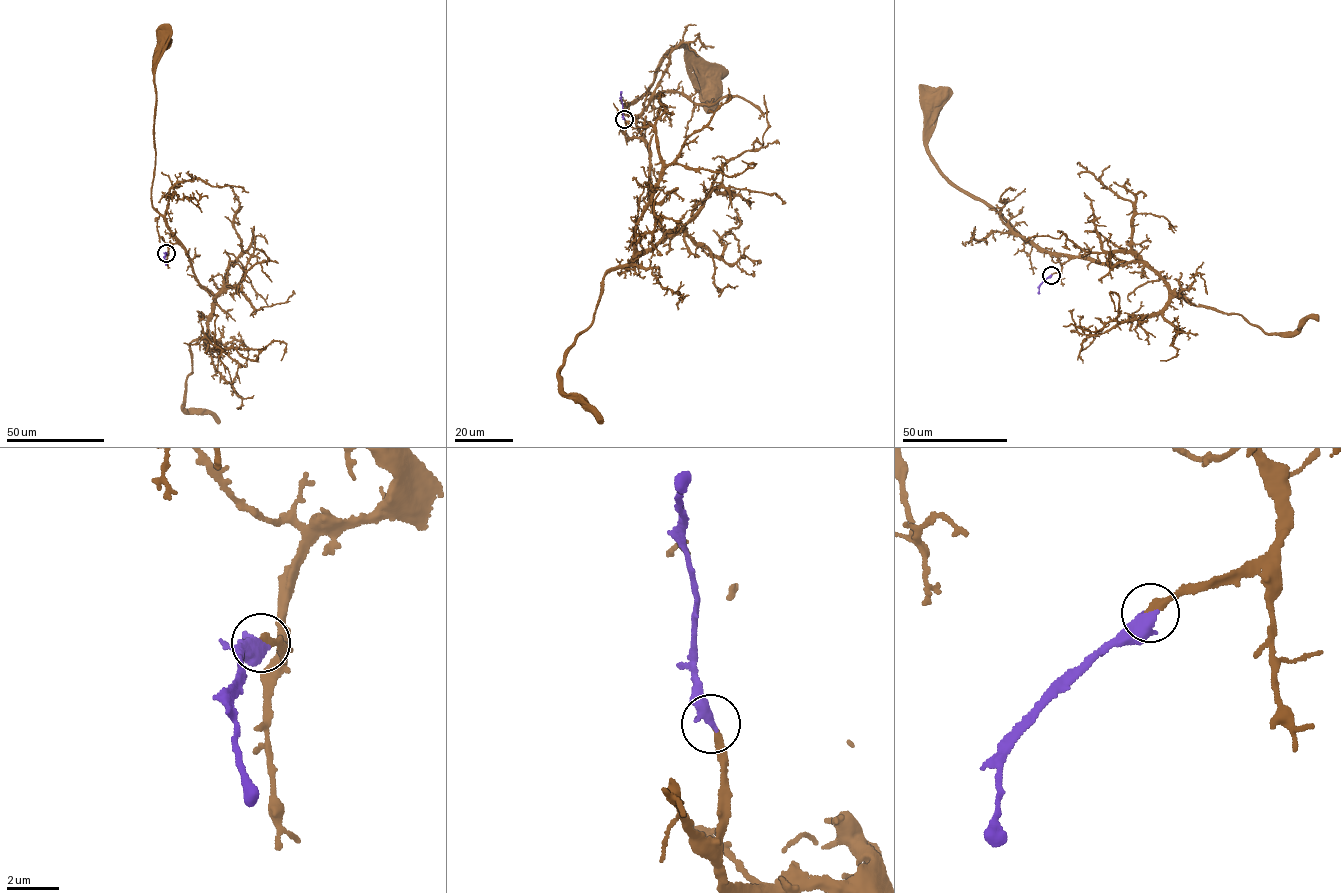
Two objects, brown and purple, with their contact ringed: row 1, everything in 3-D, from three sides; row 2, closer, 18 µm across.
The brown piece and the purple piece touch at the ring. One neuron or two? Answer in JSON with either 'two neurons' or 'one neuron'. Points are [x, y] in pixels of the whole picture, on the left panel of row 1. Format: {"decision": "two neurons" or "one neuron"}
{"decision": "one neuron"}

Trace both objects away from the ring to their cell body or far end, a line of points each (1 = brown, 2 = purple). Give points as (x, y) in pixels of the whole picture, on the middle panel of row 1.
1: (624, 119), (626, 138), (642, 134), (624, 113), (659, 62), (682, 46), (711, 93)
2: (624, 119), (621, 91)

